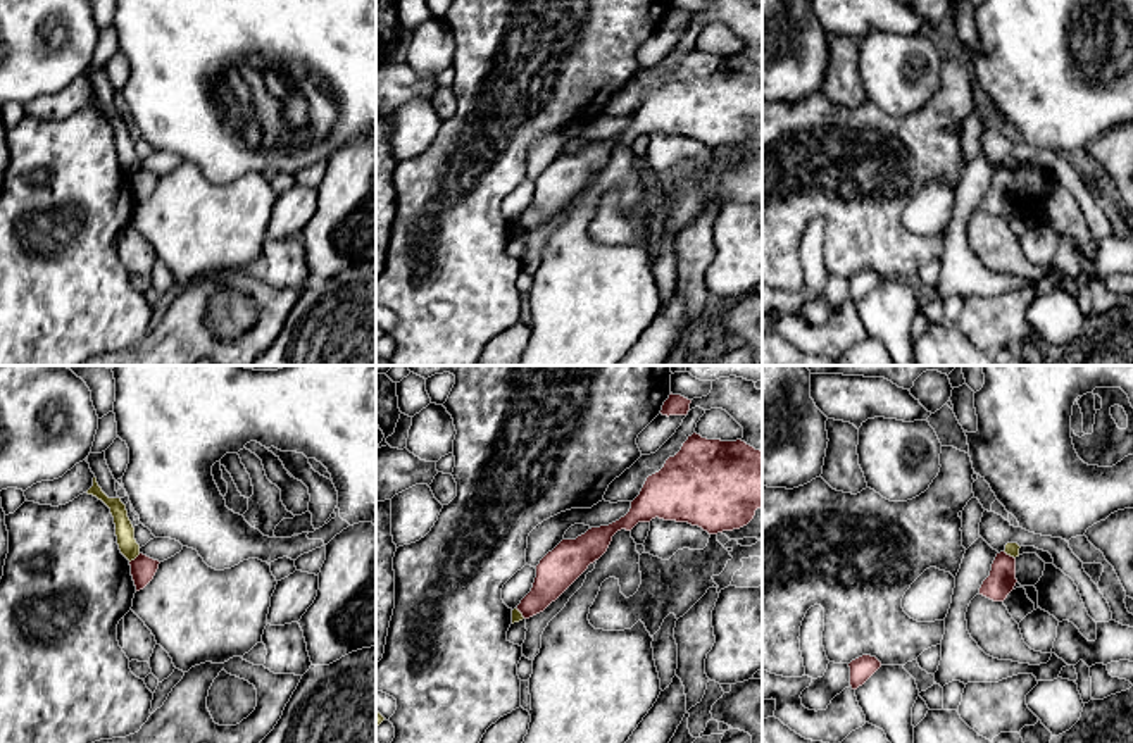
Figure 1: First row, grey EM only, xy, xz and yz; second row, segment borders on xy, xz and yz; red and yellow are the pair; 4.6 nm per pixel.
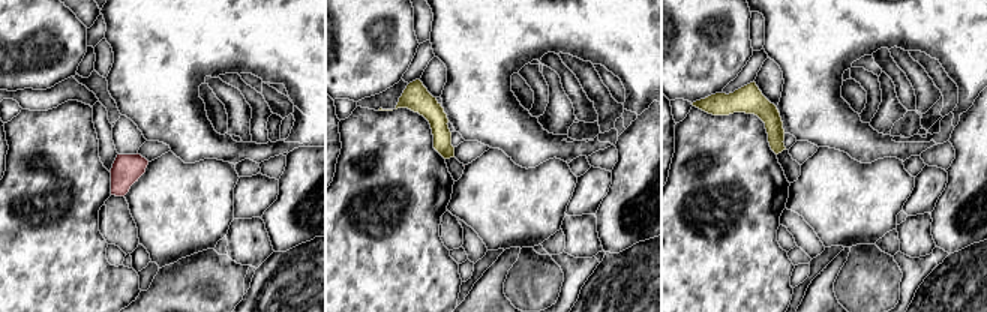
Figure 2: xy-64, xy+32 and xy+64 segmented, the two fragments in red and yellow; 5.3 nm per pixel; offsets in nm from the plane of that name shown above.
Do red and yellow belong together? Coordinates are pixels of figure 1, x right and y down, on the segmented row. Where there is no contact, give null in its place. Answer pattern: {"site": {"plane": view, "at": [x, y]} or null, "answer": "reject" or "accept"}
{"site": {"plane": "yz", "at": [1009, 555]}, "answer": "reject"}

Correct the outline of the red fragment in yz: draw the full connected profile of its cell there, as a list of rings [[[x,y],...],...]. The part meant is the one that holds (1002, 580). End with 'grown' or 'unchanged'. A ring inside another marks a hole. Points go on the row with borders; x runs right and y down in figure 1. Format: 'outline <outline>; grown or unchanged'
outline [[[1000,552],[992,564],[990,576],[980,588],[980,595],[993,602],[1004,602],[1014,590],[1016,583],[1016,559]]]; unchanged

